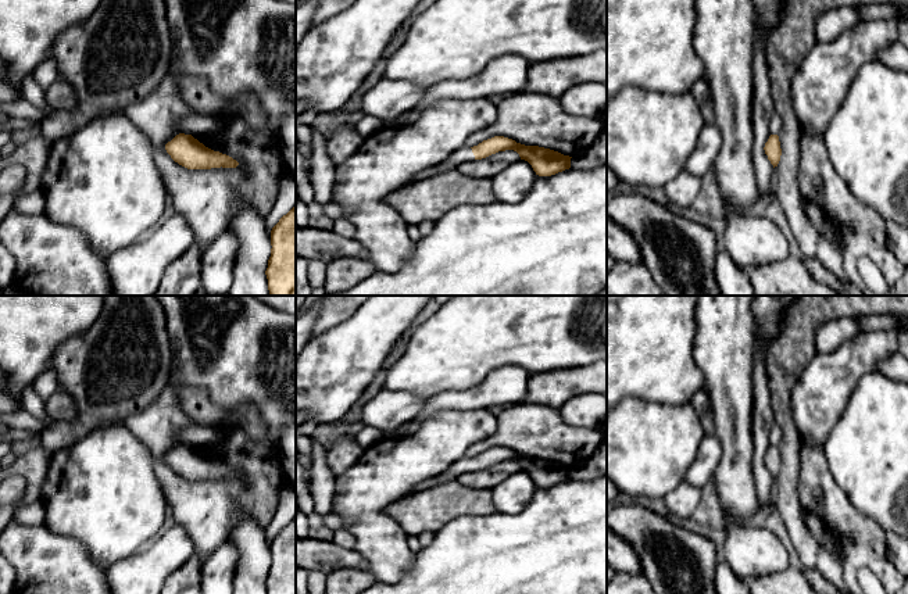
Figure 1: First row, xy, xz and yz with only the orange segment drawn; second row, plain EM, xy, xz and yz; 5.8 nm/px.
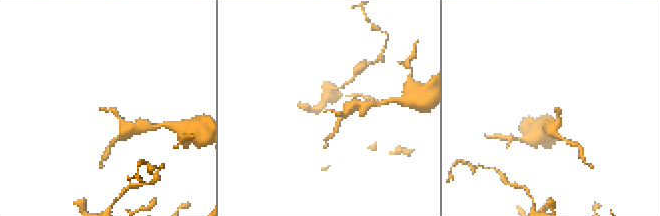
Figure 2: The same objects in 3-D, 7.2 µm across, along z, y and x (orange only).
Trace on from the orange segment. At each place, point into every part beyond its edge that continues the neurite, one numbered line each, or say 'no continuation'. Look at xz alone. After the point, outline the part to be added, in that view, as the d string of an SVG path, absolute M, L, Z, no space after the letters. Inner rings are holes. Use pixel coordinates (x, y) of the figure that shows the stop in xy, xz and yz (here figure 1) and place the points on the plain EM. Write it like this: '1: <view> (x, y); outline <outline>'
1: xz (464, 465); outline M465 457L453 464L440 477L425 482L421 489L429 490L450 482L455 482L461 475L471 473L473 470L475 466L472 464L472 459Z

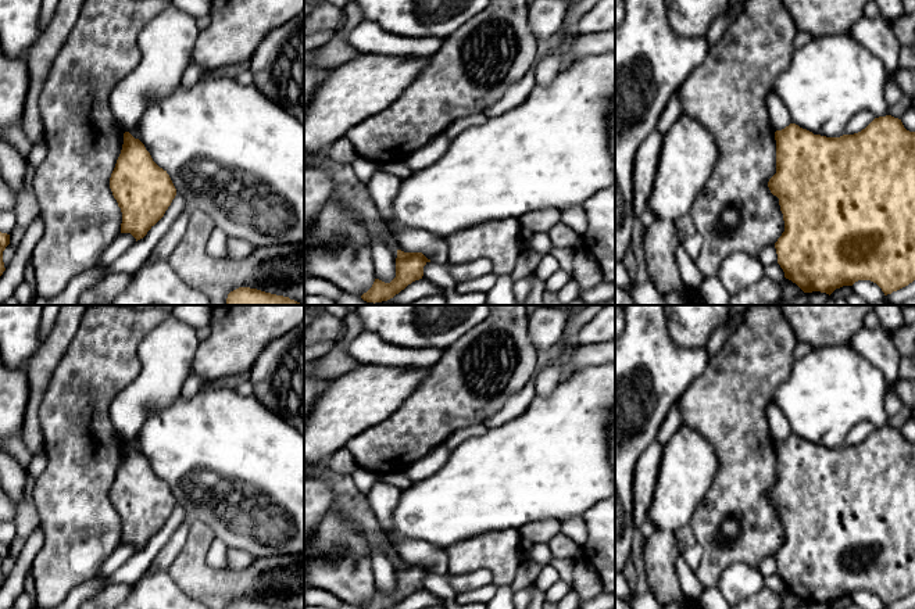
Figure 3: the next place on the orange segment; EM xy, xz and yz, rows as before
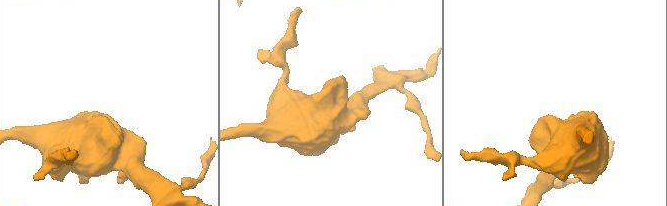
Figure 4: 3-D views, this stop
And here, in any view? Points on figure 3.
no continuation

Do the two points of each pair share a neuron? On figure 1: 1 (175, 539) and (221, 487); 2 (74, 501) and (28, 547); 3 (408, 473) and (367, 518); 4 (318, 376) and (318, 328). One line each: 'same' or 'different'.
1: different
2: different
3: same
4: different

